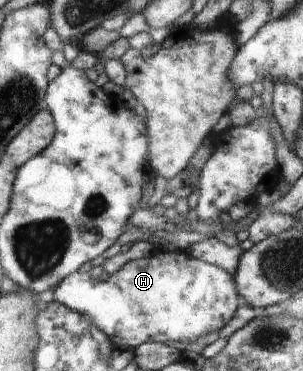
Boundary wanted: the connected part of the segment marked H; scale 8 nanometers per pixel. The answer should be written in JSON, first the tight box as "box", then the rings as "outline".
{"box":[53,249,241,350],"outline":[[[157,249],[150,257],[128,261],[113,274],[92,278],[87,272],[73,271],[53,289],[54,302],[64,304],[87,317],[100,331],[106,333],[111,349],[124,345],[134,350],[146,342],[164,344],[168,341],[194,341],[222,329],[241,304],[233,277],[222,267],[200,261],[187,251]]]}

